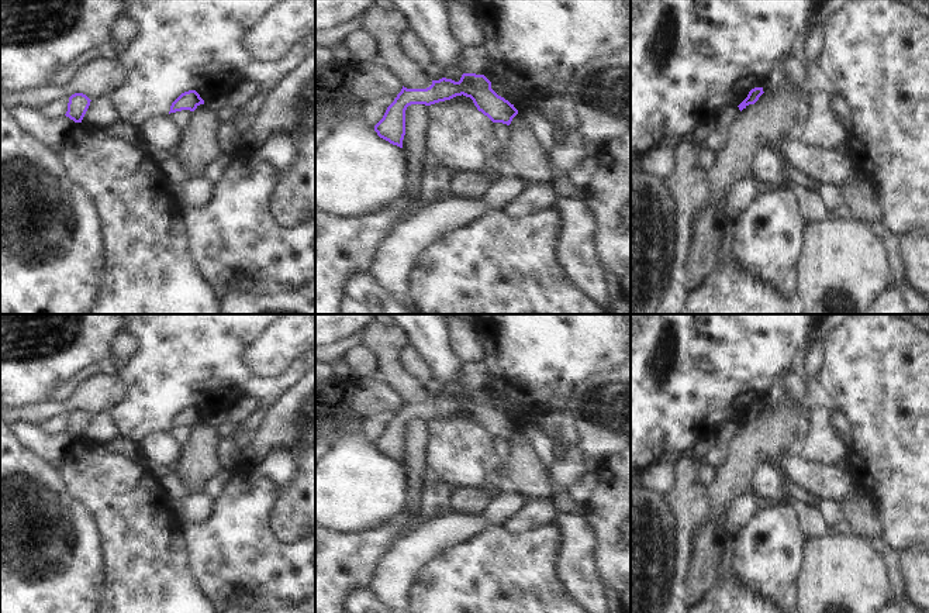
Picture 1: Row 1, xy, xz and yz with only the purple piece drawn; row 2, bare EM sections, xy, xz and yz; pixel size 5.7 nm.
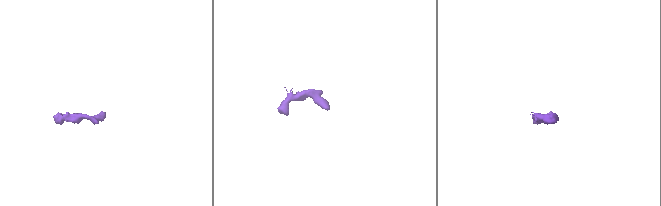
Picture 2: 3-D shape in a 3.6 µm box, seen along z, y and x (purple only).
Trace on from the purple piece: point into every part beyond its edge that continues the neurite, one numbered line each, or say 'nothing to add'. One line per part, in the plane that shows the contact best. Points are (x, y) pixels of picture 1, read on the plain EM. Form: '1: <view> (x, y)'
1: xz (384, 343)

